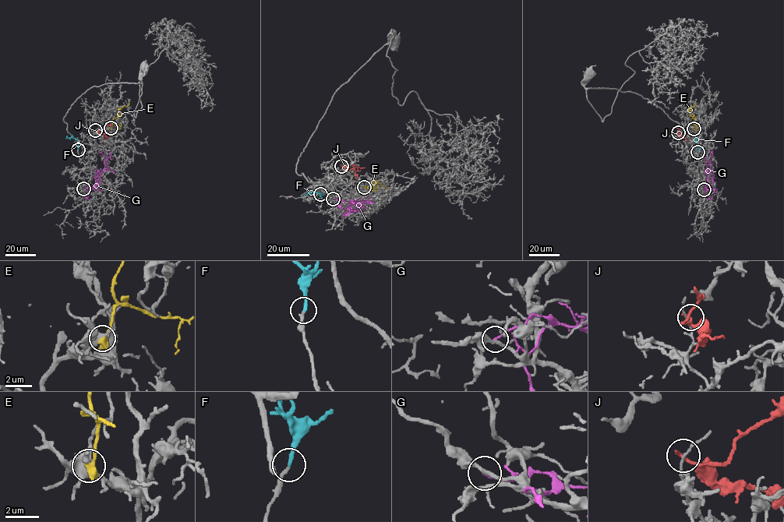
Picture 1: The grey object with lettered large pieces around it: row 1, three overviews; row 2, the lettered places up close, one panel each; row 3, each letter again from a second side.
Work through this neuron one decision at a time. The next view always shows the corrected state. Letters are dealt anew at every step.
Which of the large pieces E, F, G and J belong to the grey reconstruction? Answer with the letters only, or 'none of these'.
F

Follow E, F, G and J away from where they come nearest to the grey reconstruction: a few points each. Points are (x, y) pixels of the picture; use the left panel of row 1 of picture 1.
E: (111, 128), (113, 118), (118, 118), (118, 110), (127, 106), (128, 103)
F: (78, 149), (75, 139), (65, 139)
G: (83, 188), (95, 186), (107, 167), (104, 163), (105, 156), (98, 152)
J: (95, 130), (99, 131), (106, 125), (112, 126)

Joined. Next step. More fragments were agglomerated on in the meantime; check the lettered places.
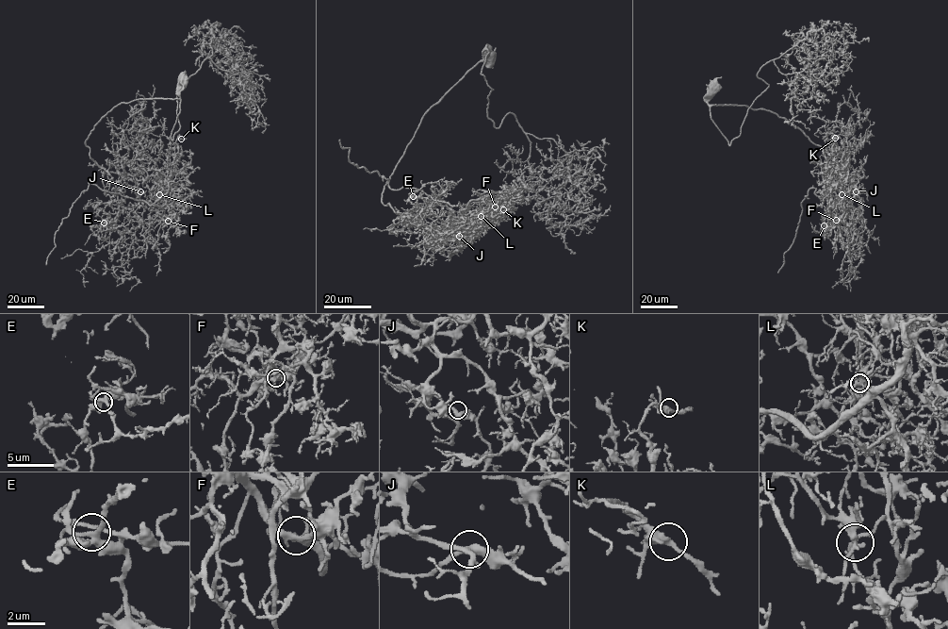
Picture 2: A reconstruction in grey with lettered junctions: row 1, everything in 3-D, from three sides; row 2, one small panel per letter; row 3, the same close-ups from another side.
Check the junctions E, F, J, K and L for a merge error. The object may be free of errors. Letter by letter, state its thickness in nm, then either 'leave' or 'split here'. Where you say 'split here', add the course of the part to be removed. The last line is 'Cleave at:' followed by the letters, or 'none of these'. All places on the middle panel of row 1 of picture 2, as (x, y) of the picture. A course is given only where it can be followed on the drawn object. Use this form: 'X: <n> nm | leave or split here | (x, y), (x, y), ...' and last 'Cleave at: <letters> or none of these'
E: 320 nm | leave
F: 300 nm | leave
J: 320 nm | leave
K: 360 nm | leave
L: 320 nm | split here | (481, 216), (490, 193), (449, 206), (412, 188), (392, 189), (377, 171), (351, 162), (350, 148), (338, 140)
Cleave at: L

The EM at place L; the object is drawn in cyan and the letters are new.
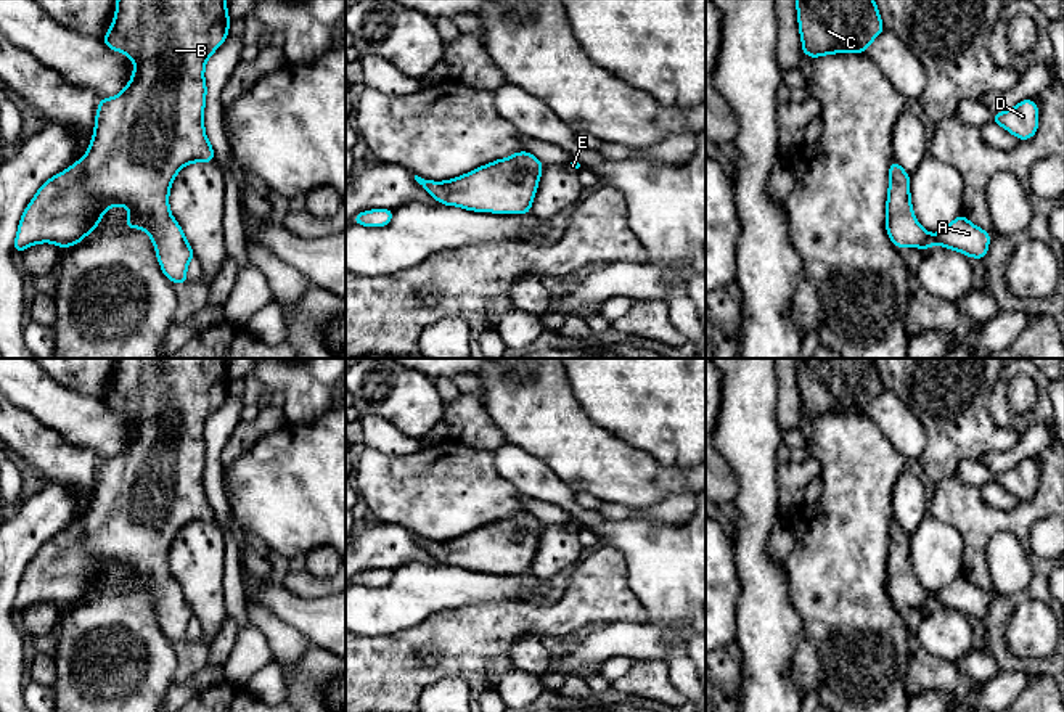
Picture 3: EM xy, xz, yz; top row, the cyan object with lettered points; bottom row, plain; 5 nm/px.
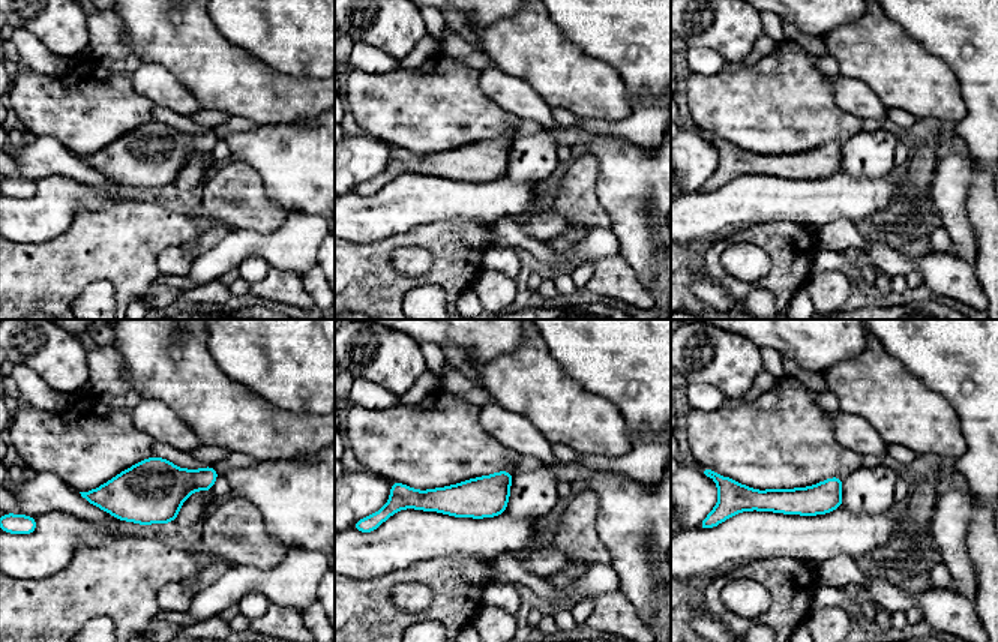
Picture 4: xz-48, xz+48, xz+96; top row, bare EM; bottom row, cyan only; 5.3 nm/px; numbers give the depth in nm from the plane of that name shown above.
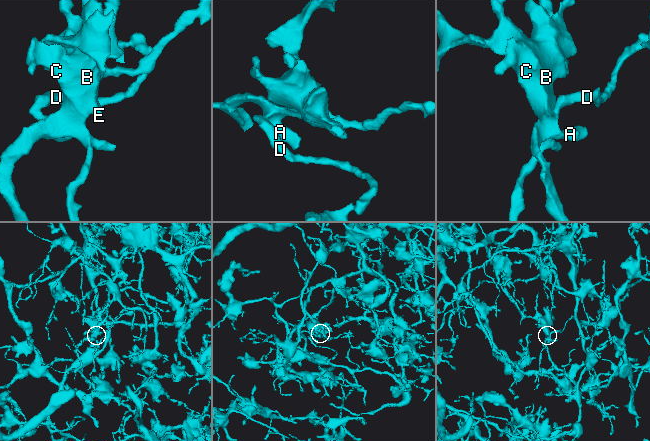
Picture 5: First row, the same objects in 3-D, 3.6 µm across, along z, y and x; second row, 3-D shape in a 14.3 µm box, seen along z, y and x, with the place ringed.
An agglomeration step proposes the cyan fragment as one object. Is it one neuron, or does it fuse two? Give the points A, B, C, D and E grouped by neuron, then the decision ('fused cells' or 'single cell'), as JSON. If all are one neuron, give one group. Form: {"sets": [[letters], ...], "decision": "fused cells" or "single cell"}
{"sets": [["A", "B", "C", "E"], ["D"]], "decision": "fused cells"}

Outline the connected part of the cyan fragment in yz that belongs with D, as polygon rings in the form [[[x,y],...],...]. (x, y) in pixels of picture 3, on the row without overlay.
[[[1022,460],[1017,466],[993,474],[993,482],[1005,487],[1019,500],[1029,500],[1038,489],[1038,466],[1033,460]]]

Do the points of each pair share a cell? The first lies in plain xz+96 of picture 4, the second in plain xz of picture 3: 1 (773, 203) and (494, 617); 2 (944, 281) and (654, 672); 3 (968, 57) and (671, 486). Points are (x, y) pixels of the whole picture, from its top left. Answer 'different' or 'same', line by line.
1: different
2: same
3: different

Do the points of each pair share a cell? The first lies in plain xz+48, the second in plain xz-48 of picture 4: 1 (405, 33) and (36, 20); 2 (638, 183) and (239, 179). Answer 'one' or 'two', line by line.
1: one
2: two

